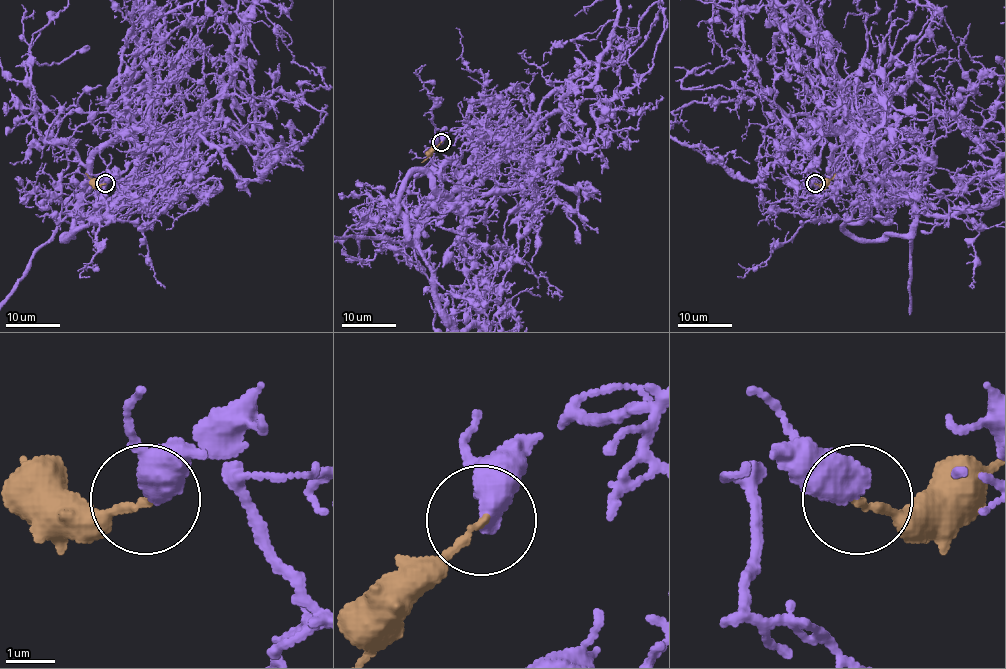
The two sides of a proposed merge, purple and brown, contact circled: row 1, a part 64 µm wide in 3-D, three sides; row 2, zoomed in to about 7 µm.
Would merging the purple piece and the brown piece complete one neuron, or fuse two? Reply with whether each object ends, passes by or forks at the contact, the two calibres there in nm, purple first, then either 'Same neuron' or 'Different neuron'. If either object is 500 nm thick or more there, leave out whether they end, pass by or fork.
Thickness 600 nm (purple) against 160 nm. Different neuron

